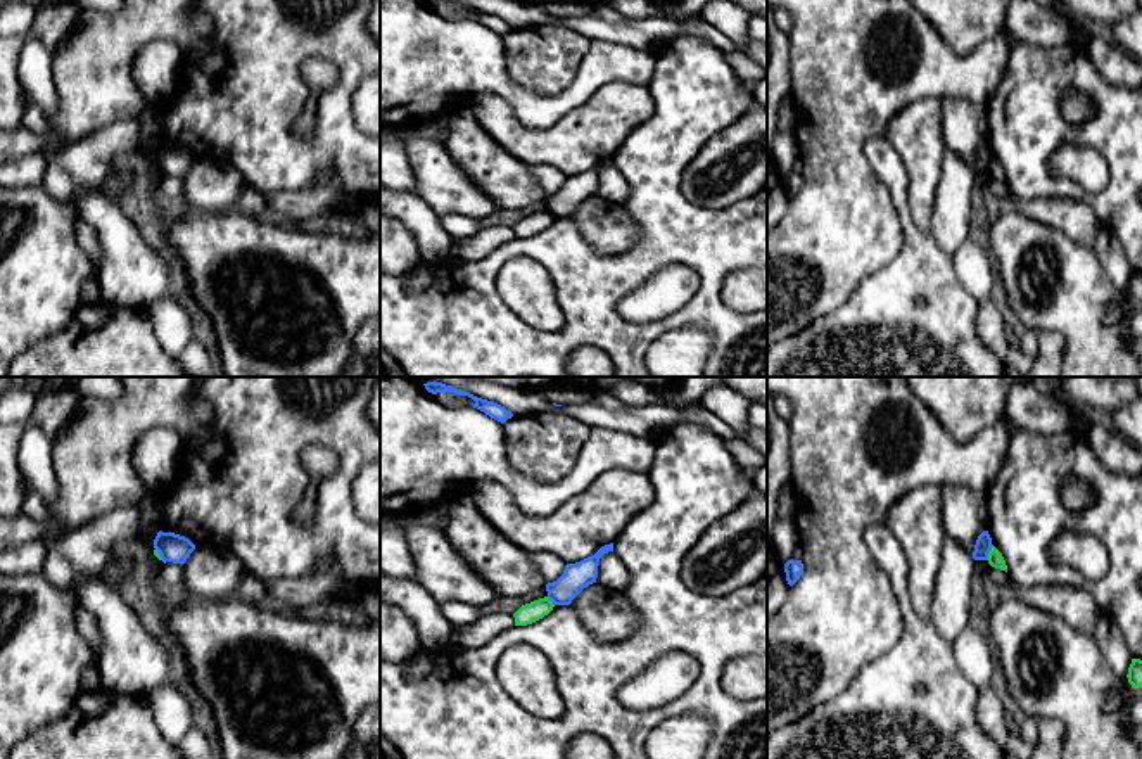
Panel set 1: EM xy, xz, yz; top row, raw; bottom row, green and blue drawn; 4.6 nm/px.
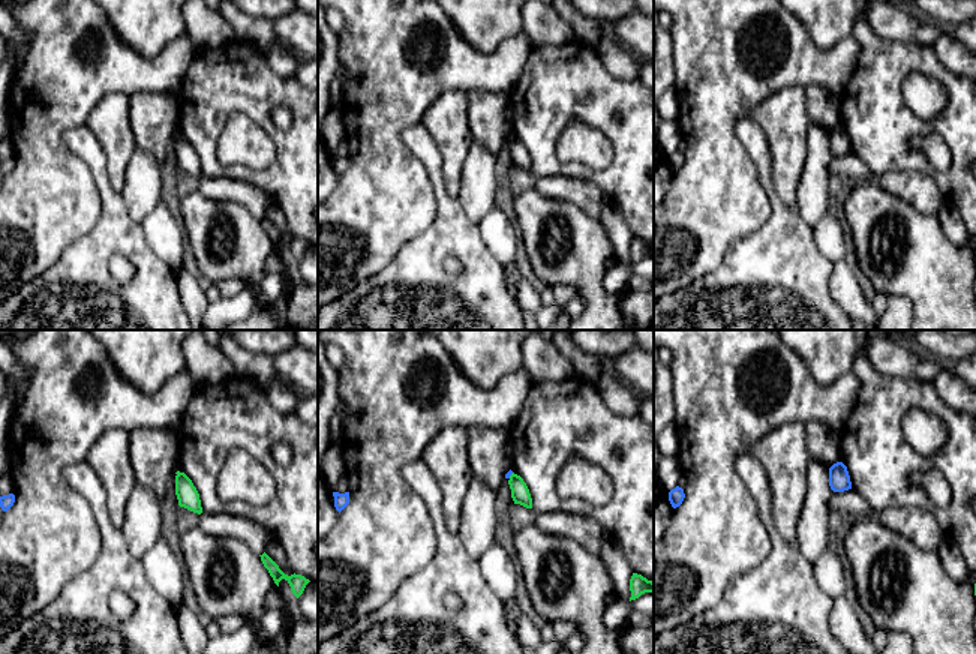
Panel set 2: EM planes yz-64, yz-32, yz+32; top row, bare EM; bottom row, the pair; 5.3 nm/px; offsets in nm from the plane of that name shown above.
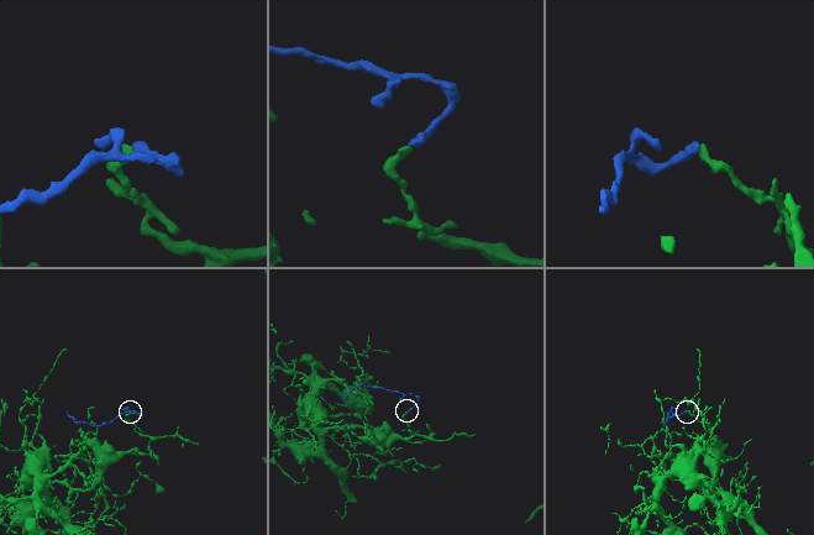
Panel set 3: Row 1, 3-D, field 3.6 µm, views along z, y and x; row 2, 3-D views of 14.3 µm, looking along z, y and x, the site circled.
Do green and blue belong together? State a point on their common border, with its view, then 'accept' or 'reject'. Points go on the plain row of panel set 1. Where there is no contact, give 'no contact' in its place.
meets green in yz at (990, 165); reject

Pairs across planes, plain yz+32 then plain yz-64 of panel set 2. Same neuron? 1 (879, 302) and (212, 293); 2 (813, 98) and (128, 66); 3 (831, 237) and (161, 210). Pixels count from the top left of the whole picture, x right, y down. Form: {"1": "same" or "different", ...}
{"1": "same", "2": "different", "3": "same"}

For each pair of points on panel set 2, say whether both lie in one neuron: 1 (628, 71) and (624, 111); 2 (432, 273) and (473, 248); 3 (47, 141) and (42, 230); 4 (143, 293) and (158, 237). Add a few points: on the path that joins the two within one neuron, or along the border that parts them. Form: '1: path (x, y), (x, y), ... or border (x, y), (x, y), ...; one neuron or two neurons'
1: border (600, 56), (604, 66), (613, 75), (634, 80); two neurons
2: path (435, 261), (449, 248), (461, 248); one neuron
3: path (45, 164), (45, 203), (42, 207); one neuron
4: border (140, 224), (149, 246), (173, 270); two neurons

